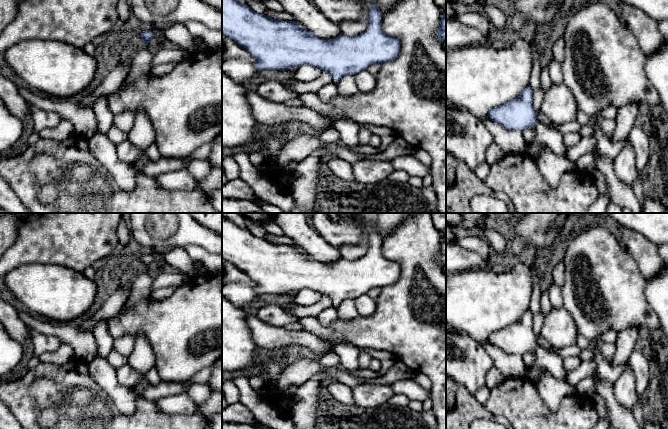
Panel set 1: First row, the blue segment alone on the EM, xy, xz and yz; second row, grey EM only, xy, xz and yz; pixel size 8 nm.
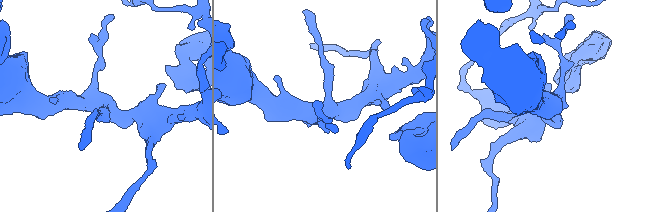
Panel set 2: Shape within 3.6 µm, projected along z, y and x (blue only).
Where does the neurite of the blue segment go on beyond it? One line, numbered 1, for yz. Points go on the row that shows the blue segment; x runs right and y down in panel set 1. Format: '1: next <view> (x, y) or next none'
1: next yz (553, 139)

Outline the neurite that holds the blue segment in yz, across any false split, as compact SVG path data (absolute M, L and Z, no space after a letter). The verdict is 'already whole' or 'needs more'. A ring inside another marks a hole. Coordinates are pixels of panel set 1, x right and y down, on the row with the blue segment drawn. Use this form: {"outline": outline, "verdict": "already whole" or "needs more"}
{"outline": "M527 86L516 98L492 108L488 117L508 130L523 131L534 127L536 135L528 144L544 144L557 156L565 158L563 135L537 121L532 104L533 89Z", "verdict": "needs more"}

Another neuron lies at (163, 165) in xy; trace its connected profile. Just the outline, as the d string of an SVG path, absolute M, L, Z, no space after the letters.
M188 156L177 159L161 157L158 161L147 162L140 172L145 175L157 177L167 172L186 169L191 161L192 160Z

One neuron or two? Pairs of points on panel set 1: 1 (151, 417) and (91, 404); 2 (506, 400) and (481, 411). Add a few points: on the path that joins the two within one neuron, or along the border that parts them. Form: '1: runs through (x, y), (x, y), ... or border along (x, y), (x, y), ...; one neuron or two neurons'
1: runs through (136, 418), (106, 418); one neuron
2: border along (484, 405), (494, 415), (499, 417); two neurons

